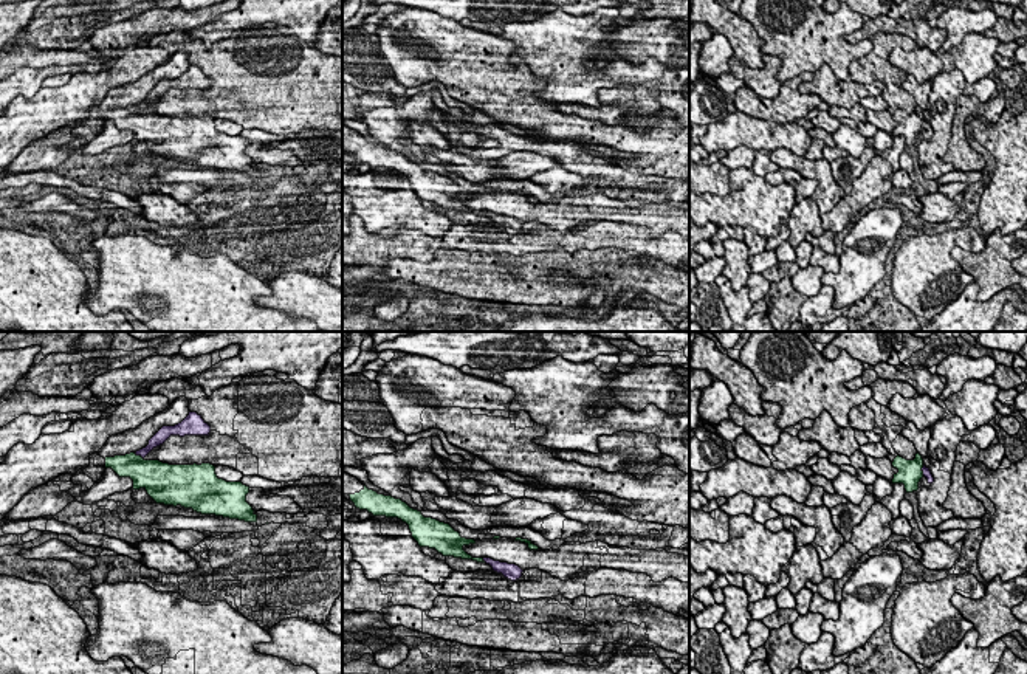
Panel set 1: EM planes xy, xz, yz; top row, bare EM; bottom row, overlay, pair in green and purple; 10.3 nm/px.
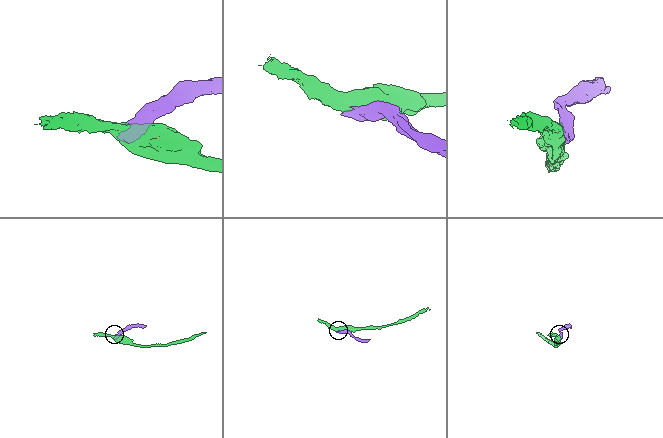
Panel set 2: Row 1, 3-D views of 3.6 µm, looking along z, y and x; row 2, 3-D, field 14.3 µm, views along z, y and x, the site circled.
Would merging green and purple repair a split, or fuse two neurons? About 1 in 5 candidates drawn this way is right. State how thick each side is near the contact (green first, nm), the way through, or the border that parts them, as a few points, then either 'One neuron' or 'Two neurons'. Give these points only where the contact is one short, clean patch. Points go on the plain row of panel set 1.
Thickness 320 nm (green) against 120 nm. Two neurons

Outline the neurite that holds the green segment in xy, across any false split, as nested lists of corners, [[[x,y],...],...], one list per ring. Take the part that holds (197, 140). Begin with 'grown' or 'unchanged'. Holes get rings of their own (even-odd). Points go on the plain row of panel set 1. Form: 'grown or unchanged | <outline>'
unchanged | [[[130,105],[105,110],[105,121],[112,121],[119,130],[130,130],[133,143],[144,141],[156,156],[257,175],[257,167],[246,155],[249,139],[218,132],[211,116],[169,118]]]

